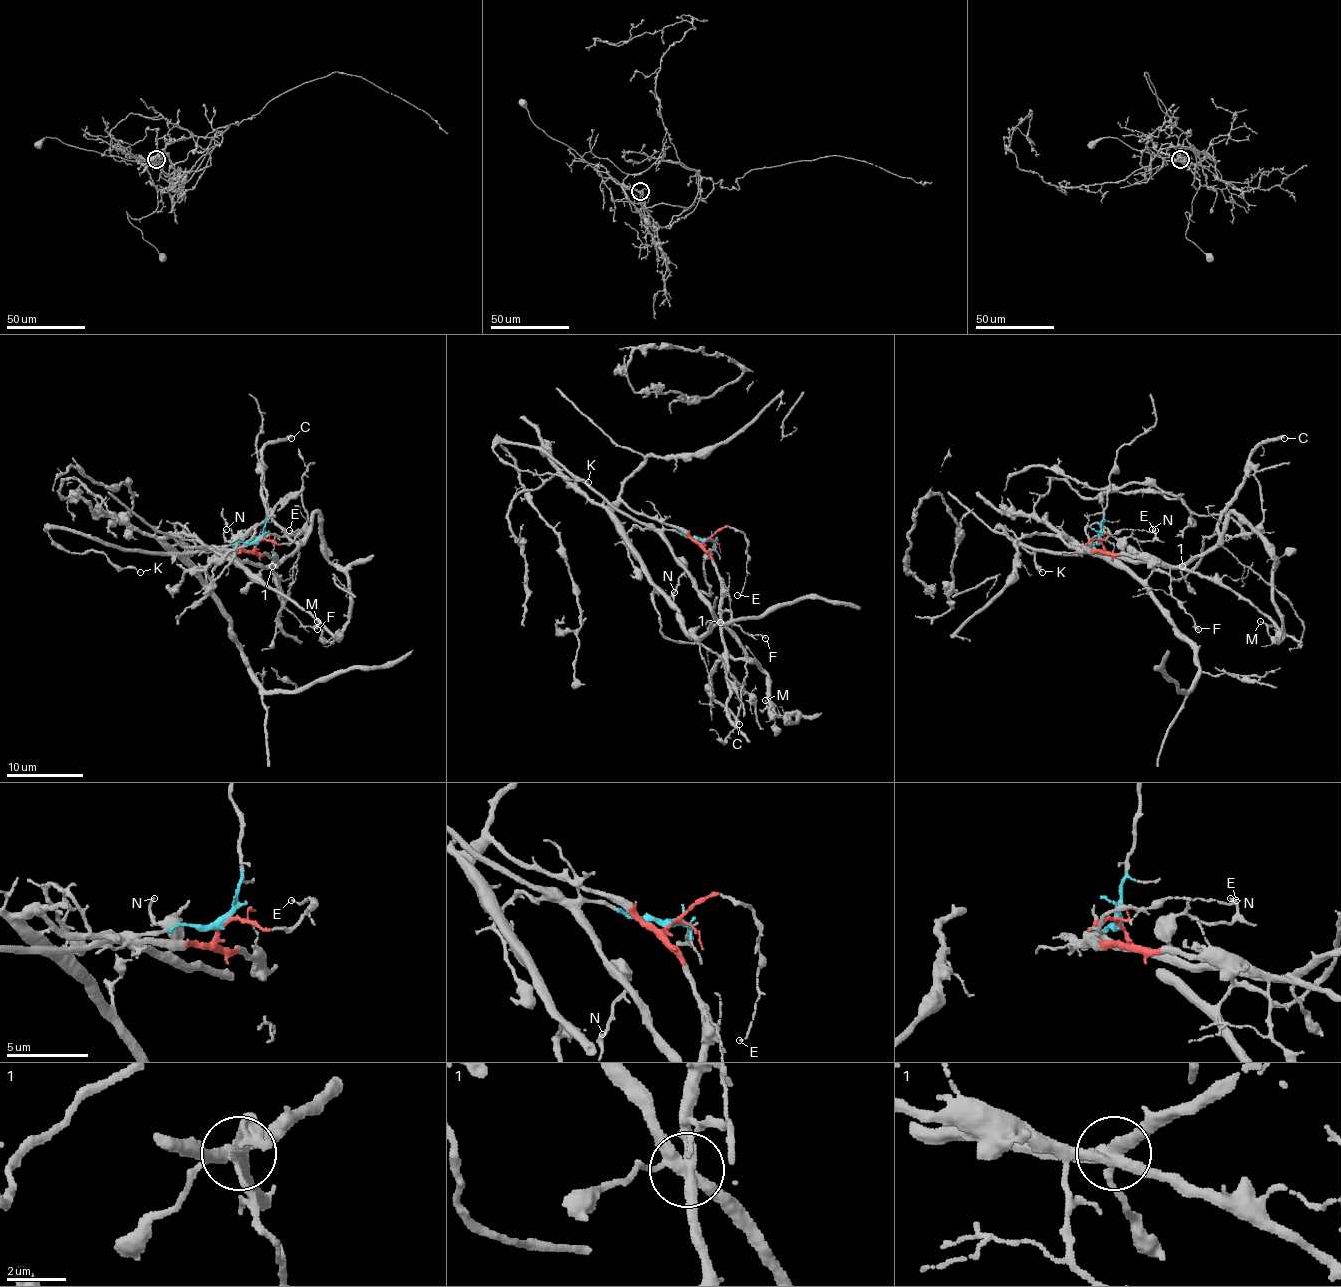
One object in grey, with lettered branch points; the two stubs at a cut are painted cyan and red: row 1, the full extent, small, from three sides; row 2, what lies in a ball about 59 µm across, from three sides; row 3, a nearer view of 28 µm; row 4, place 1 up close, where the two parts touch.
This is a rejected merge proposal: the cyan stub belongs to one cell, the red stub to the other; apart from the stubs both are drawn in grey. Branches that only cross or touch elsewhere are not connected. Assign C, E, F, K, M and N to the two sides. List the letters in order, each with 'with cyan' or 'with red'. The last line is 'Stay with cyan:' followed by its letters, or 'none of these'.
C: with cyan
E: with red
F: with red
K: with cyan
M: with cyan
N: with cyan
Stay with cyan: C, K, M, N

